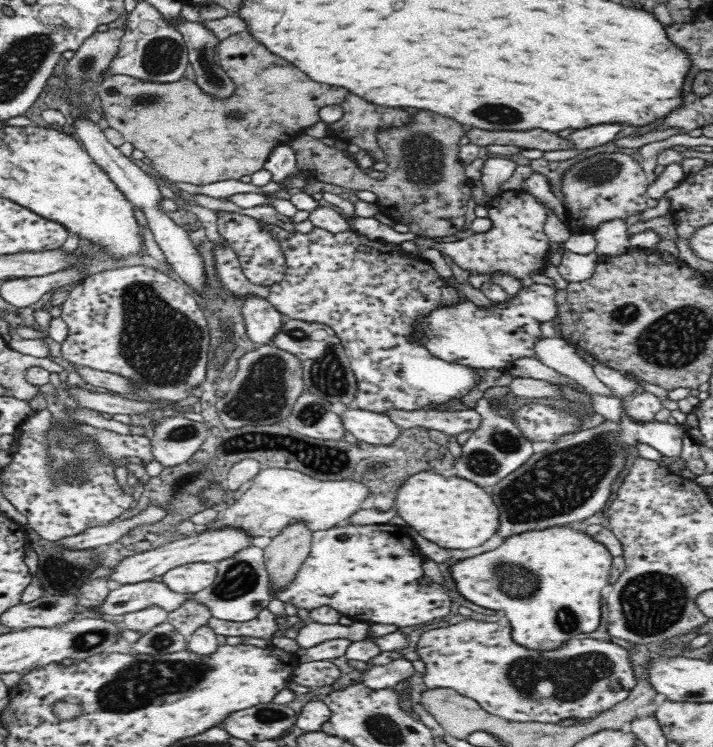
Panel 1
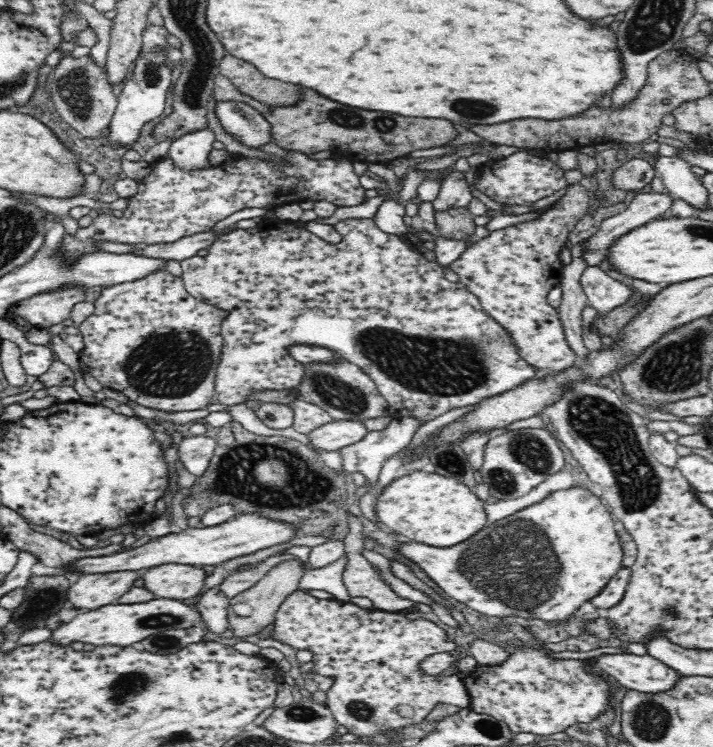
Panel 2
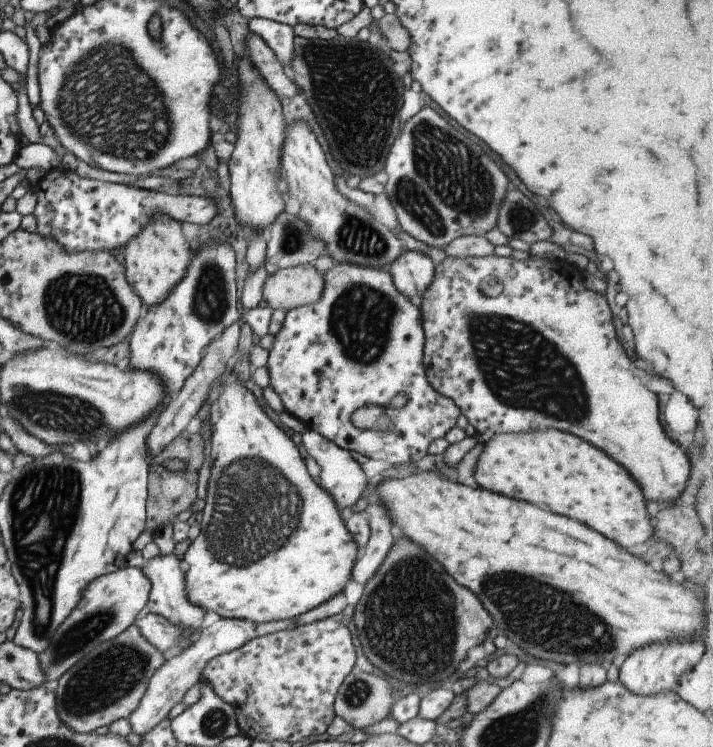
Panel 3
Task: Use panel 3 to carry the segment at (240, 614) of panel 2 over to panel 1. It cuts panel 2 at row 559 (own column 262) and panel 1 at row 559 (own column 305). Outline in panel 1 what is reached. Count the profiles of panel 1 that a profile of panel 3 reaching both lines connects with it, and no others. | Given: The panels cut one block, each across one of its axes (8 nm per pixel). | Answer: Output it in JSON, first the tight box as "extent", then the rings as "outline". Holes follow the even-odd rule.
{"extent":[263,521,313,589],"outline":[[[302,521],[291,522],[272,537],[263,549],[270,586],[276,589],[290,584],[308,553],[311,551],[313,532]]]}

